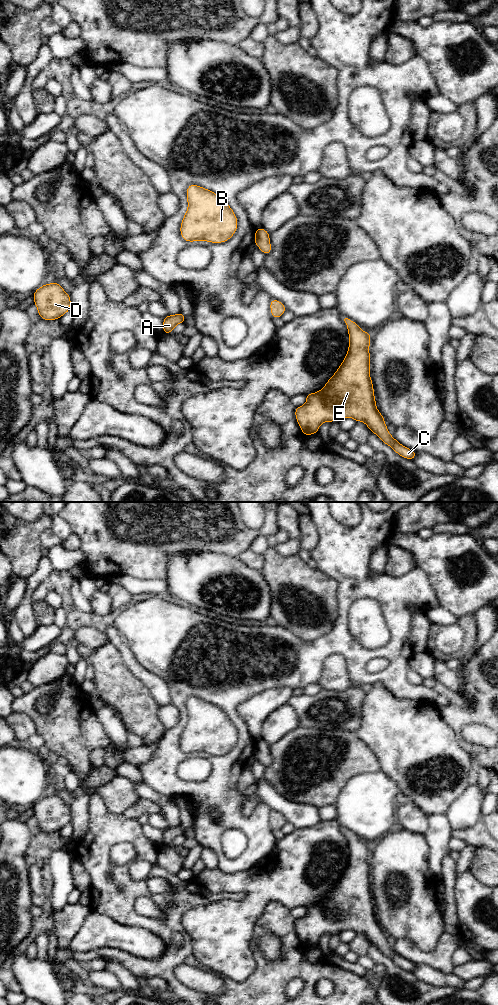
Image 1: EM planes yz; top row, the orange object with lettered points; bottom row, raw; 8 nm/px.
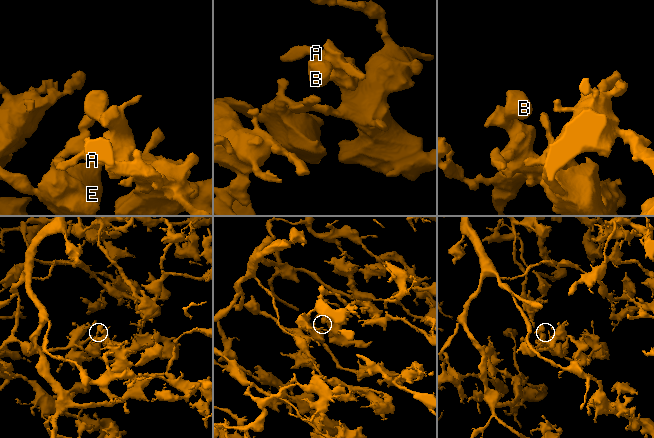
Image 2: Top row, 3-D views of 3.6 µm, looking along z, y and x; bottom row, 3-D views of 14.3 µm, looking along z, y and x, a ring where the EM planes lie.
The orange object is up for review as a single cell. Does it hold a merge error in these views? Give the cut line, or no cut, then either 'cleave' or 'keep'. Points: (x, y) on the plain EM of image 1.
no cut; keep

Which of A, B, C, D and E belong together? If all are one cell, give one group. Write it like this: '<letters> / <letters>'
A B C D E

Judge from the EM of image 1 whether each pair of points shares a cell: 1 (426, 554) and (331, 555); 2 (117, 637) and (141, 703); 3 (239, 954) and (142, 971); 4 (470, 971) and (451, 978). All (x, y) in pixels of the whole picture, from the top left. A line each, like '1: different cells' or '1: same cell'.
1: different cells
2: different cells
3: different cells
4: different cells

